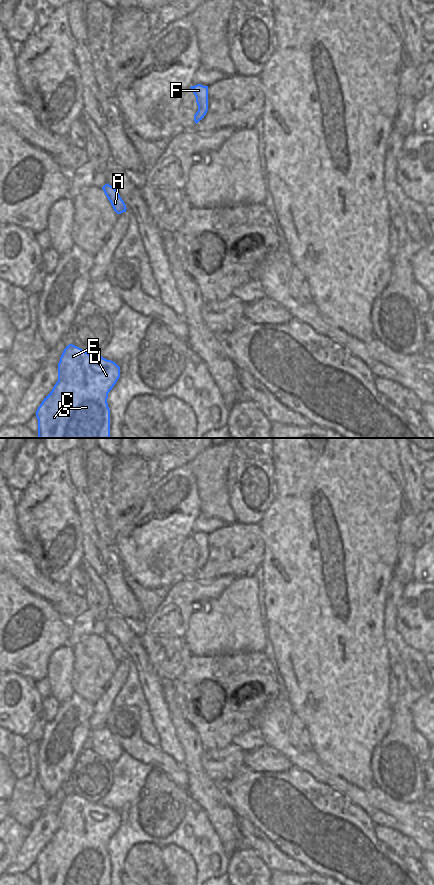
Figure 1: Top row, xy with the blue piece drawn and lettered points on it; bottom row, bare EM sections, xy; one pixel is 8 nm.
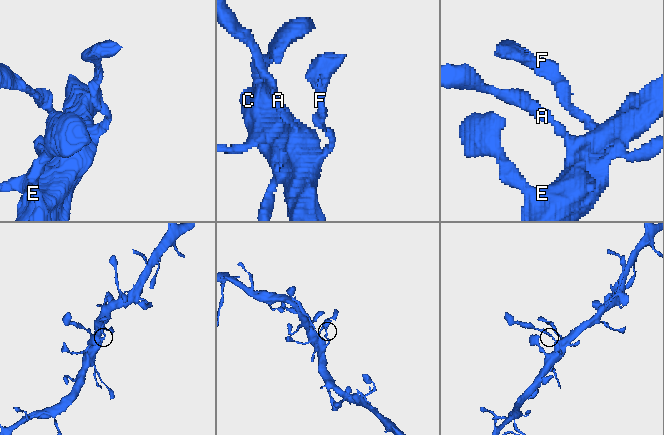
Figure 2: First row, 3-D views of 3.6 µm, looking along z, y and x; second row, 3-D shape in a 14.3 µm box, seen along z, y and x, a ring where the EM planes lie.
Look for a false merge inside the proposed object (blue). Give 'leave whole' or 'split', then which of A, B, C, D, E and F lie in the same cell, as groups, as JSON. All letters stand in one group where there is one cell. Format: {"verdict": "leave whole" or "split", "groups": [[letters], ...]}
{"verdict": "leave whole", "groups": [["A", "B", "C", "D", "E", "F"]]}

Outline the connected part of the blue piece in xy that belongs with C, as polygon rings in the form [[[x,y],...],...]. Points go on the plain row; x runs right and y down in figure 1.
[[[69,792],[58,811],[58,829],[36,859],[38,885],[110,885],[110,857],[107,847],[120,825],[120,815],[100,802],[89,802]]]

